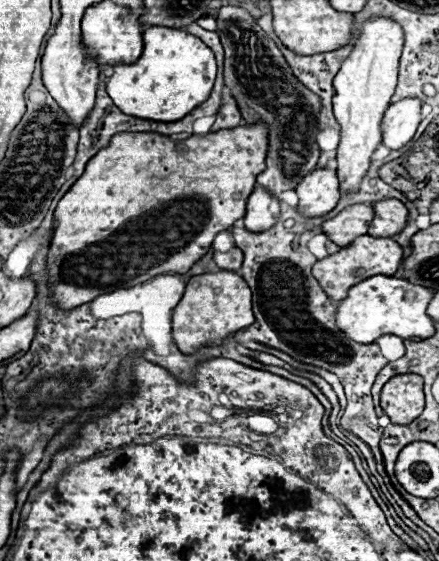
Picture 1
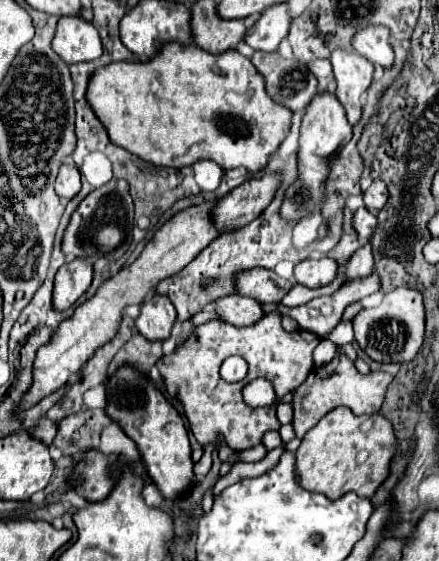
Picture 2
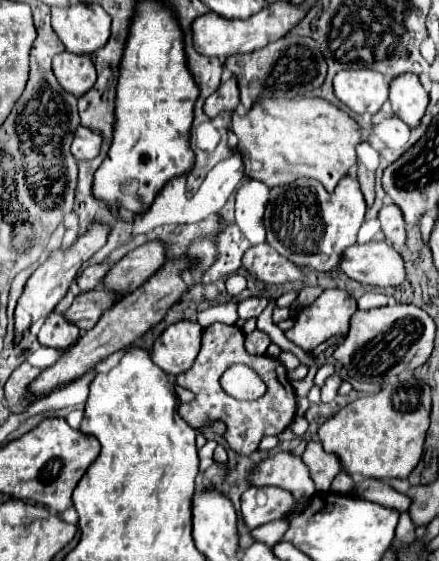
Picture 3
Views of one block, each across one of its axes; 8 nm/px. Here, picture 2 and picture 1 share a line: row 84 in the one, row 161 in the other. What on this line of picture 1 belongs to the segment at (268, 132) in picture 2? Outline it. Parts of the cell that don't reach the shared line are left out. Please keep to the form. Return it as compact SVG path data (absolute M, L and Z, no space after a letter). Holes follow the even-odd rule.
M256 122L254 126L236 126L236 128L224 128L218 132L208 132L206 136L190 136L186 140L172 140L168 136L160 136L154 132L122 132L118 136L114 136L110 140L110 144L106 148L102 148L88 164L84 174L72 184L72 188L62 196L62 200L56 206L54 218L56 218L56 230L54 230L54 238L50 244L50 252L48 252L48 286L52 290L52 302L62 308L62 310L70 310L76 306L82 306L86 302L92 302L94 298L102 296L102 294L110 294L118 288L130 288L130 286L138 286L150 278L154 278L156 274L168 274L168 272L188 272L192 268L194 262L198 262L212 246L214 238L218 232L228 230L234 226L236 220L244 218L246 214L246 198L250 196L250 190L254 190L256 186L256 176L262 174L264 160L266 160L266 146L268 146L268 138L266 138L268 130L264 122Z

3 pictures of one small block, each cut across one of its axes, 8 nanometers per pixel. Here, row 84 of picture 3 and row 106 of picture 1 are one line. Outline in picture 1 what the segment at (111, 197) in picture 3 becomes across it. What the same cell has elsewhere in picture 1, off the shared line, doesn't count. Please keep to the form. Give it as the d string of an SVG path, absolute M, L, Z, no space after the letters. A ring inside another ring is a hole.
M152 26L144 34L142 56L132 64L118 64L106 82L106 90L124 114L154 118L158 122L178 122L210 96L214 76L214 54L200 38L182 30Z

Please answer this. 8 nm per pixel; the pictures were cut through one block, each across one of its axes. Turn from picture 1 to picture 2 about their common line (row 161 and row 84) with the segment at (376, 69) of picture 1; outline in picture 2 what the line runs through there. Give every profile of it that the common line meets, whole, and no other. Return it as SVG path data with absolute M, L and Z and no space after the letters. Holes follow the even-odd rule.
M334 50L330 54L330 62L338 82L336 98L344 106L348 122L356 126L362 118L362 96L372 84L374 66L366 62L366 58L346 50Z

